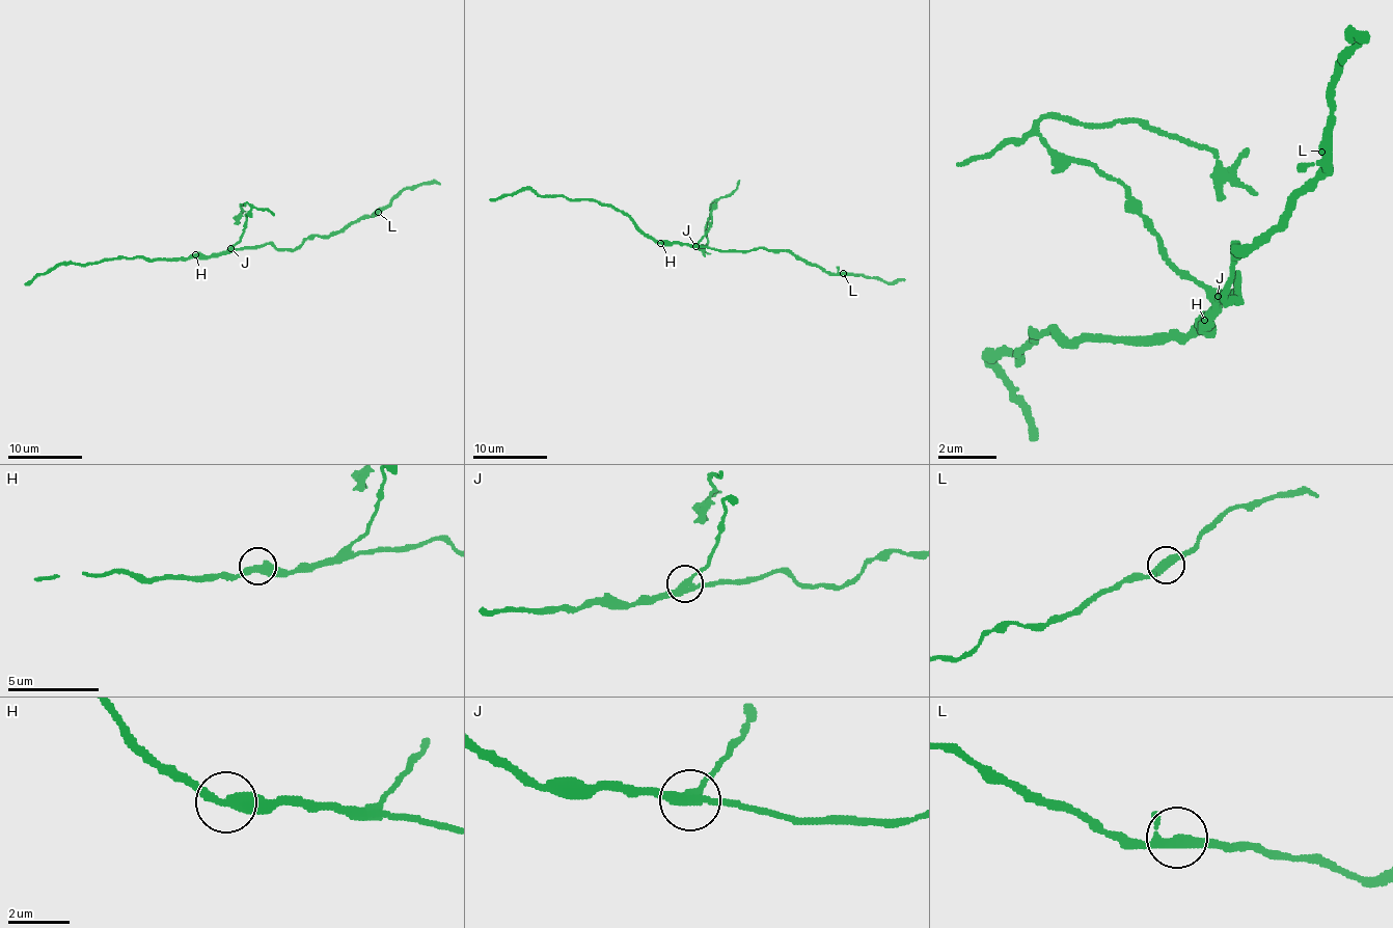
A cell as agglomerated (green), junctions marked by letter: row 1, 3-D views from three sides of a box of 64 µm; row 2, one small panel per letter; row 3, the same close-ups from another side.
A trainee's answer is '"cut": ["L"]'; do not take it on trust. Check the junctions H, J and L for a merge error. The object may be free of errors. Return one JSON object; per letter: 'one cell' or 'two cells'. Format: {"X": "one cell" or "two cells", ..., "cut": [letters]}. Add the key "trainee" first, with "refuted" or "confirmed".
{"trainee": "refuted", "H": "one cell", "J": "two cells", "L": "one cell", "cut": ["J"]}

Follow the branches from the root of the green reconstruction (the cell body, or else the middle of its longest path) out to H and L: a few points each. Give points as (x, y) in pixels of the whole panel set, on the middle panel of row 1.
H: (700, 246), (660, 243)
L: (700, 246), (718, 250), (791, 250), (829, 273), (843, 273)

